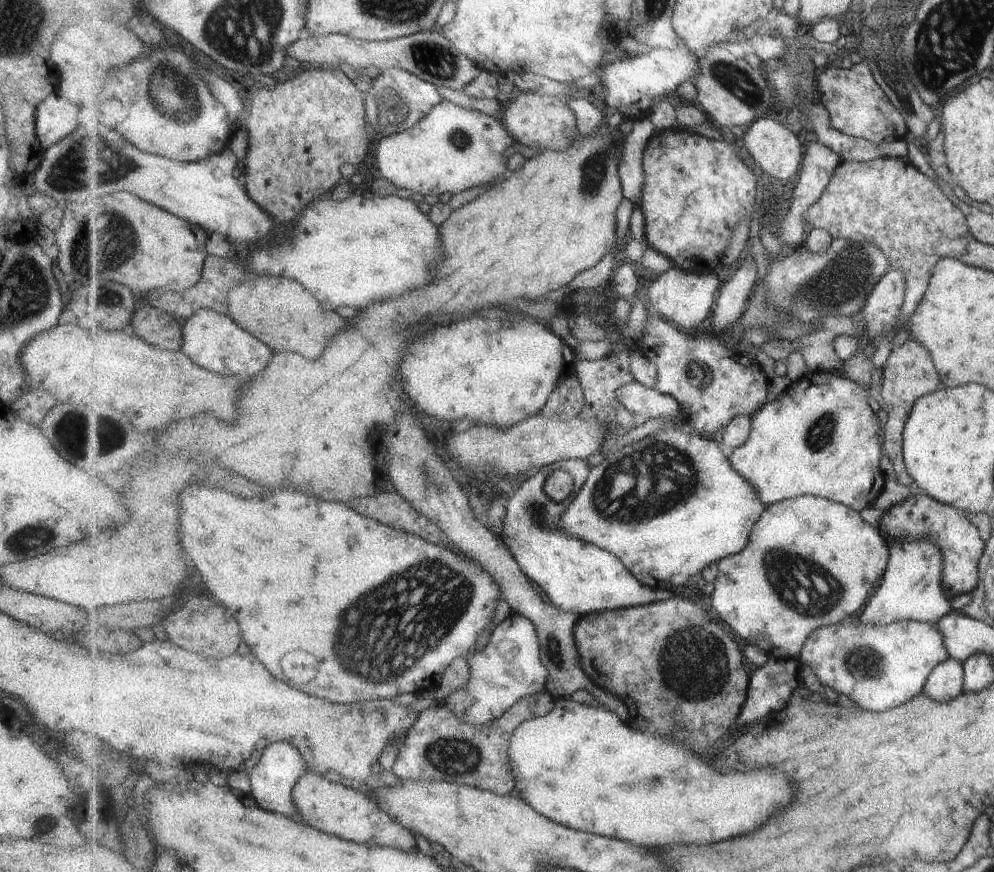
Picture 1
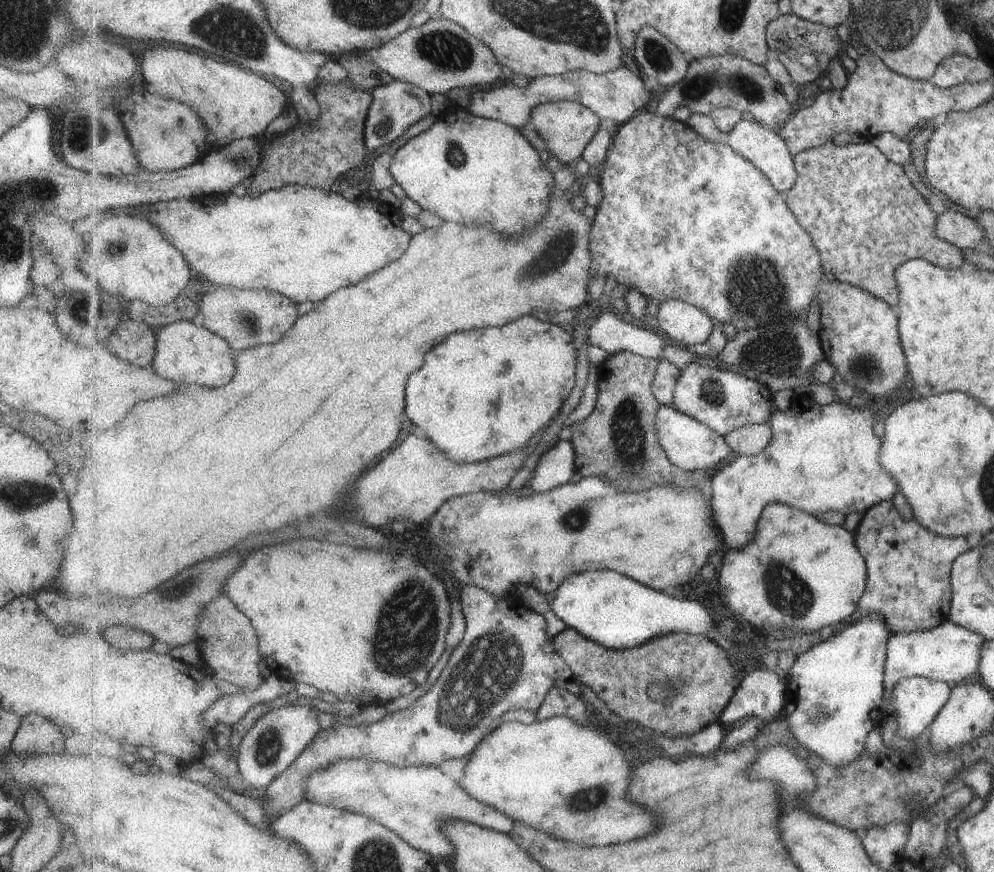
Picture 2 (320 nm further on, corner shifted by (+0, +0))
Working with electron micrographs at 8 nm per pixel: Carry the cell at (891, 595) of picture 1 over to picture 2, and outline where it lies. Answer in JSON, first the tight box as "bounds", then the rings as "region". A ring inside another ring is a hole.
{"bounds":[782,614,890,767],"region":[[[875,614],[846,627],[834,637],[829,636],[811,650],[796,657],[787,675],[789,696],[782,718],[799,746],[837,767],[849,766],[863,756],[869,732],[878,730],[880,721],[885,717],[883,672],[886,643],[890,636],[886,624]]]}

